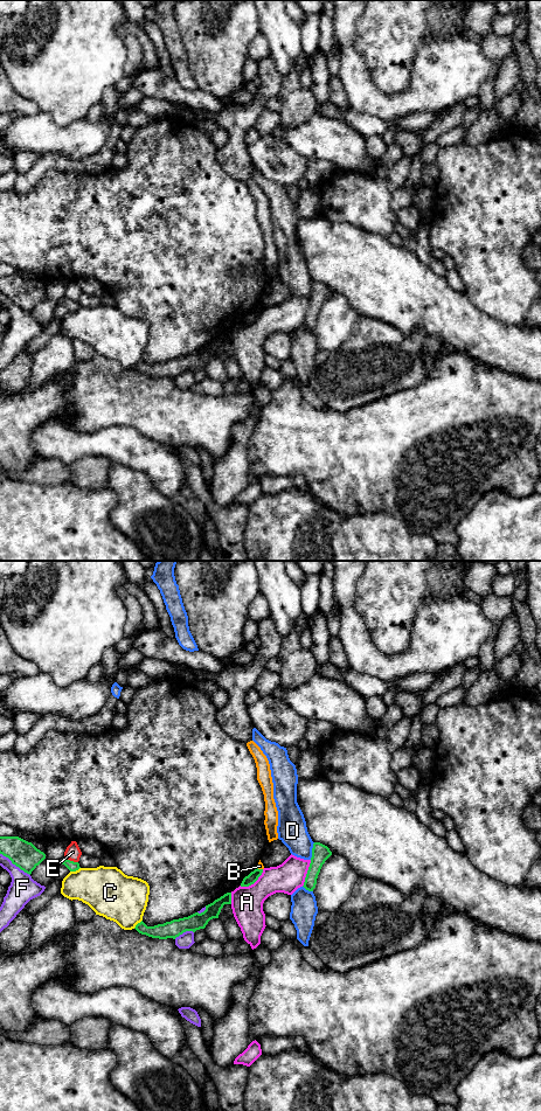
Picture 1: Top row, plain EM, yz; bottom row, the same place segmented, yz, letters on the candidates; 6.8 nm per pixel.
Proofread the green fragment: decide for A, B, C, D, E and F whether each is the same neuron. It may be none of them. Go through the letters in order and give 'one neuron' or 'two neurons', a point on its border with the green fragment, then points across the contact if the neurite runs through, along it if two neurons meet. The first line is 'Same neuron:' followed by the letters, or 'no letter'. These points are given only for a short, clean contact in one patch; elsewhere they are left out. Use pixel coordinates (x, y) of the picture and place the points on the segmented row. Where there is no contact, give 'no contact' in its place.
Same neuron: no letter
A: two neurons; meets green in yz at (252, 883)
B: two neurons; meets green in yz at (259, 869); border along yz (257, 867), (262, 869)
C: two neurons; meets green in yz at (75, 870)
D: two neurons; meets green in yz at (312, 851)
E: two neurons; meets green in yz at (71, 861)
F: two neurons; meets green in yz at (15, 865)

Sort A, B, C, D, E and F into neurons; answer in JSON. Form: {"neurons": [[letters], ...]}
{"neurons": [["A"], ["B"], ["C"], ["D"], ["E"], ["F"]]}

